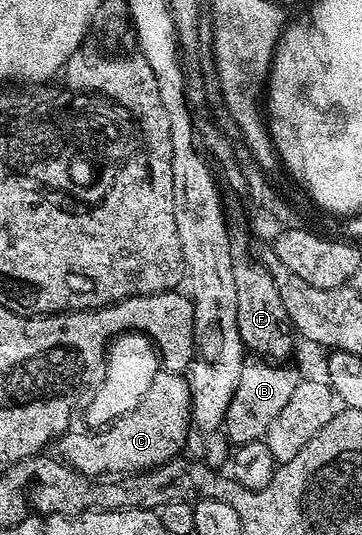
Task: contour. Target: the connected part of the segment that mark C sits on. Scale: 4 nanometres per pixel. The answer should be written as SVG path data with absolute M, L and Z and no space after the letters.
M160 373L135 409L100 430L68 430L58 440L58 454L68 467L74 467L88 477L110 477L126 475L129 471L148 471L150 467L176 458L184 450L192 423L188 380L179 373Z

